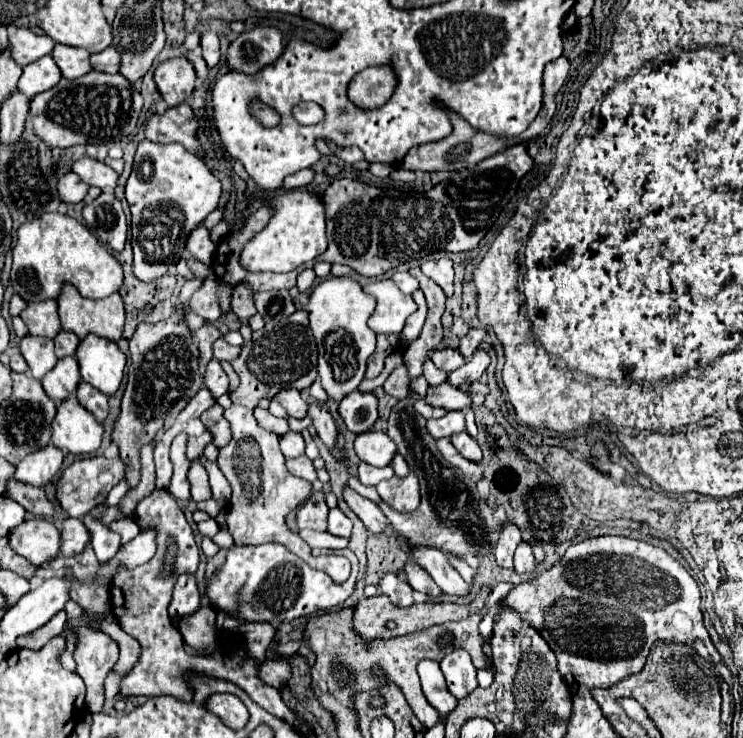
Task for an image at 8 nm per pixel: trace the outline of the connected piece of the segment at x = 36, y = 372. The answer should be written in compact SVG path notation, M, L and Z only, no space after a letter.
M28 334L20 338L20 354L28 362L28 374L38 380L58 362L54 354L54 342L42 336Z

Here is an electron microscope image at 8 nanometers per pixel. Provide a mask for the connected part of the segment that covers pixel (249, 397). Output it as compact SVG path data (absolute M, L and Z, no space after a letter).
M296 310L280 324L266 324L262 330L252 334L252 340L242 346L242 354L232 362L240 376L240 386L230 398L250 410L256 408L260 398L274 398L282 388L306 390L318 376L316 372L316 342L308 326L308 312Z

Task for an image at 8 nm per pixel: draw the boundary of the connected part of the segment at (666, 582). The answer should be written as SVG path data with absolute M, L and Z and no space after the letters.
M598 536L572 544L562 560L532 580L518 584L502 600L502 604L516 608L524 620L538 628L538 632L556 652L558 670L570 686L572 694L576 696L577 692L584 696L586 707L590 707L590 688L610 688L626 676L638 672L644 666L654 640L686 644L694 638L702 638L710 656L720 662L720 654L714 648L702 622L700 590L696 580L664 548L644 540L626 536Z

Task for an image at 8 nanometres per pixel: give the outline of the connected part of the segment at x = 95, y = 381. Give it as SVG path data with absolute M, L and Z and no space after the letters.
M88 334L76 348L80 376L104 394L114 394L122 382L126 356L116 342Z

